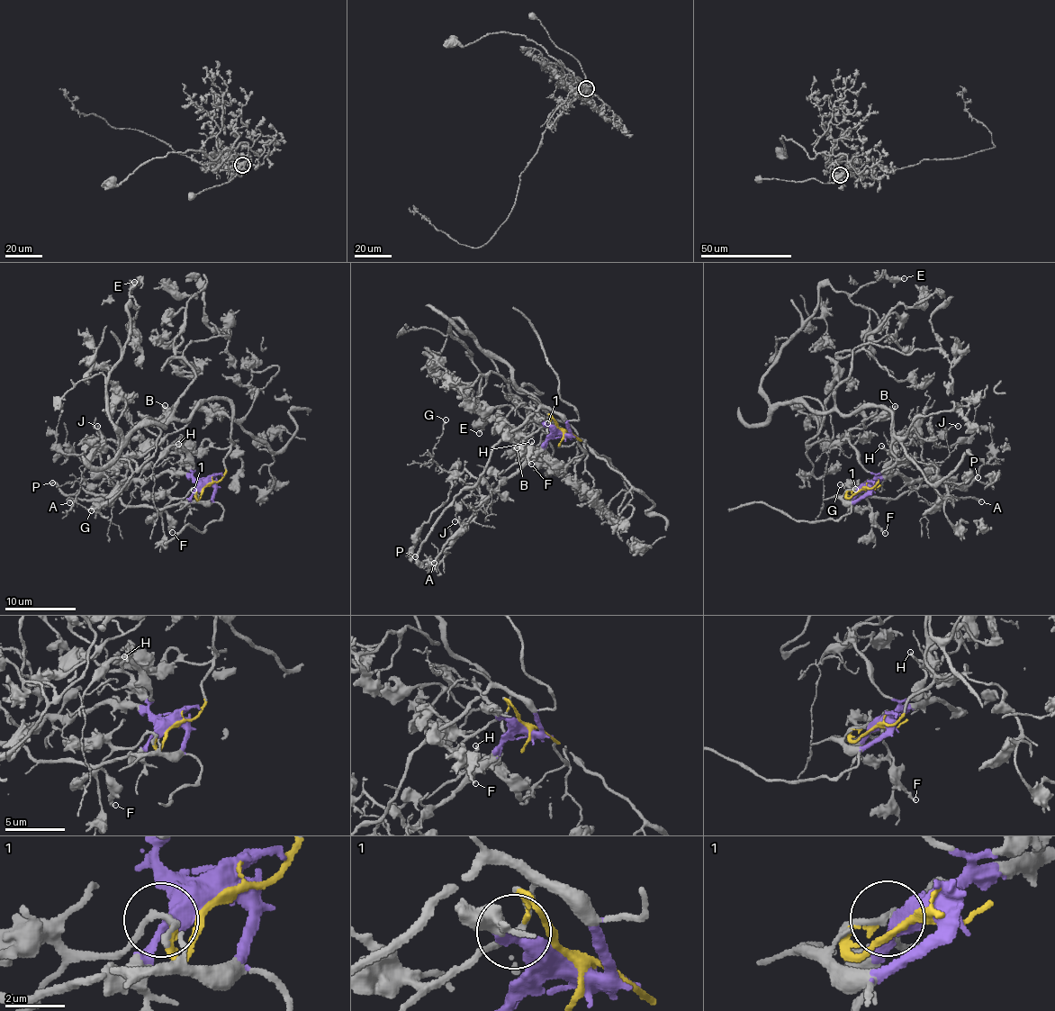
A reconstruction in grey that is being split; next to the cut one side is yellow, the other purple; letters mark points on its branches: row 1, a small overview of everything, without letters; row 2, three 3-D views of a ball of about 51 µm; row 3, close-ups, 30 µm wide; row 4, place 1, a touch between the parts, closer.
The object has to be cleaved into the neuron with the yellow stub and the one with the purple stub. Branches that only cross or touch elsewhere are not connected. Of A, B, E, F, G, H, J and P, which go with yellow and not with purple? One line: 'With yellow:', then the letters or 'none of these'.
With yellow: B, E, F

